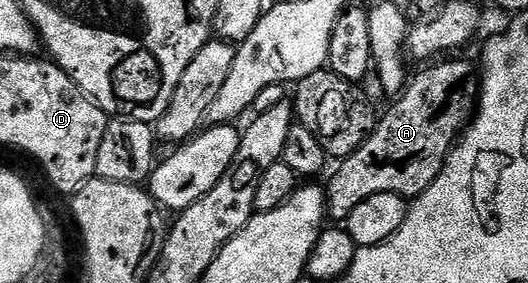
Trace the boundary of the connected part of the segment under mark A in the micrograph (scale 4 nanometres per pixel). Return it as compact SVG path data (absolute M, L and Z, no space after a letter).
M453 60L450 64L437 62L426 72L421 72L417 77L408 81L404 92L393 104L389 113L380 117L378 126L369 137L355 150L355 154L344 157L337 168L337 173L330 178L325 188L325 202L327 205L327 216L330 221L348 220L351 210L359 206L359 202L367 202L371 194L399 194L406 198L415 198L423 194L443 170L449 153L453 151L458 143L459 137L469 127L477 110L481 94L481 77L478 69L473 68L465 60Z

